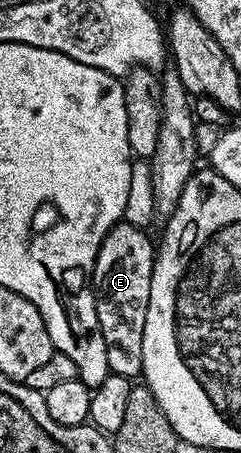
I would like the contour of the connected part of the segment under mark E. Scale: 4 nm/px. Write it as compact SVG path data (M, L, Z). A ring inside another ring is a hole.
M122 220L105 235L97 251L93 288L97 323L105 339L111 372L122 377L138 378L143 371L141 342L145 340L145 311L149 311L149 283L153 279L156 242L150 232Z

